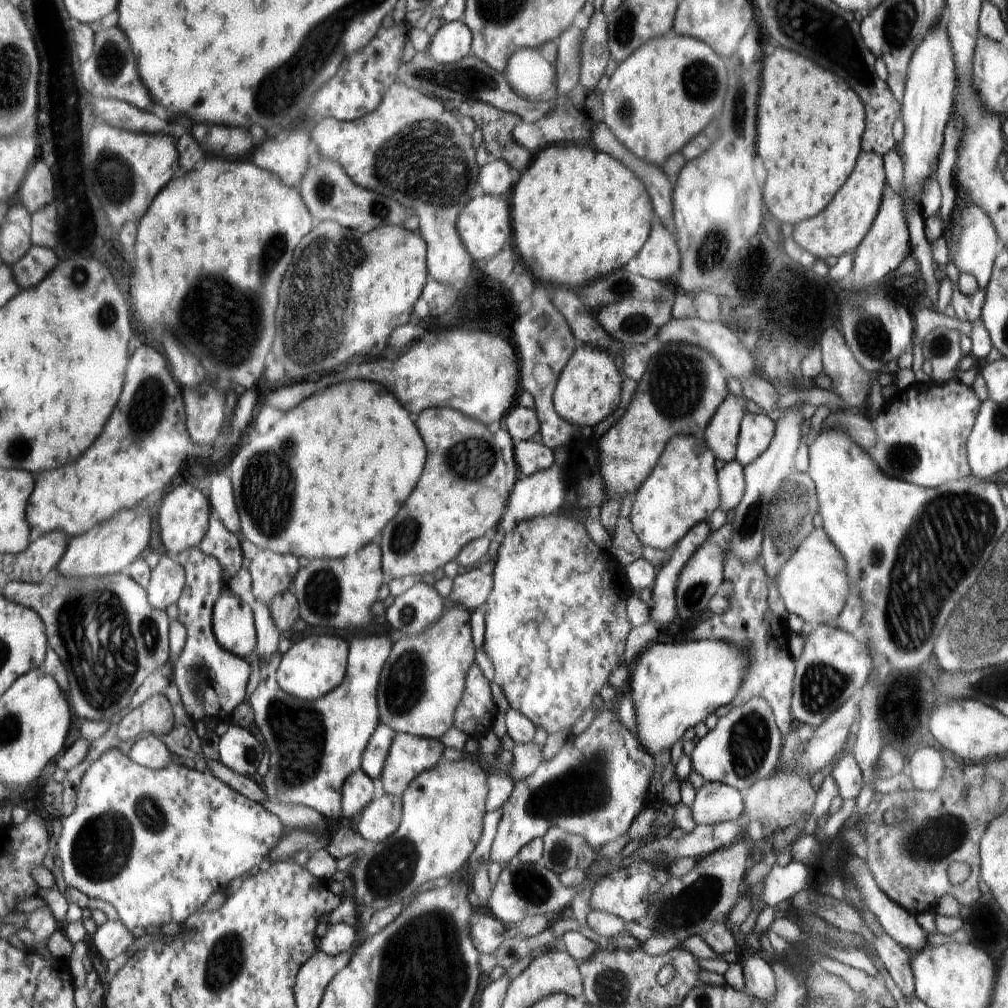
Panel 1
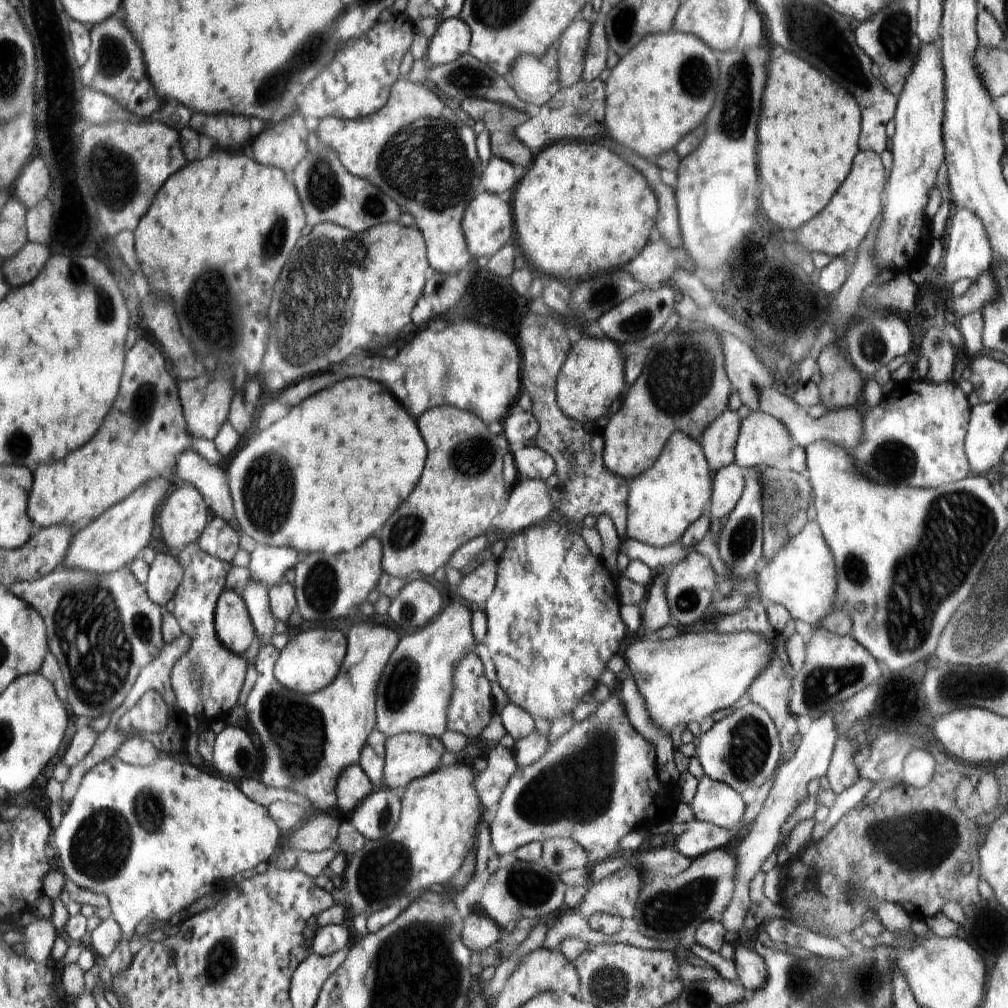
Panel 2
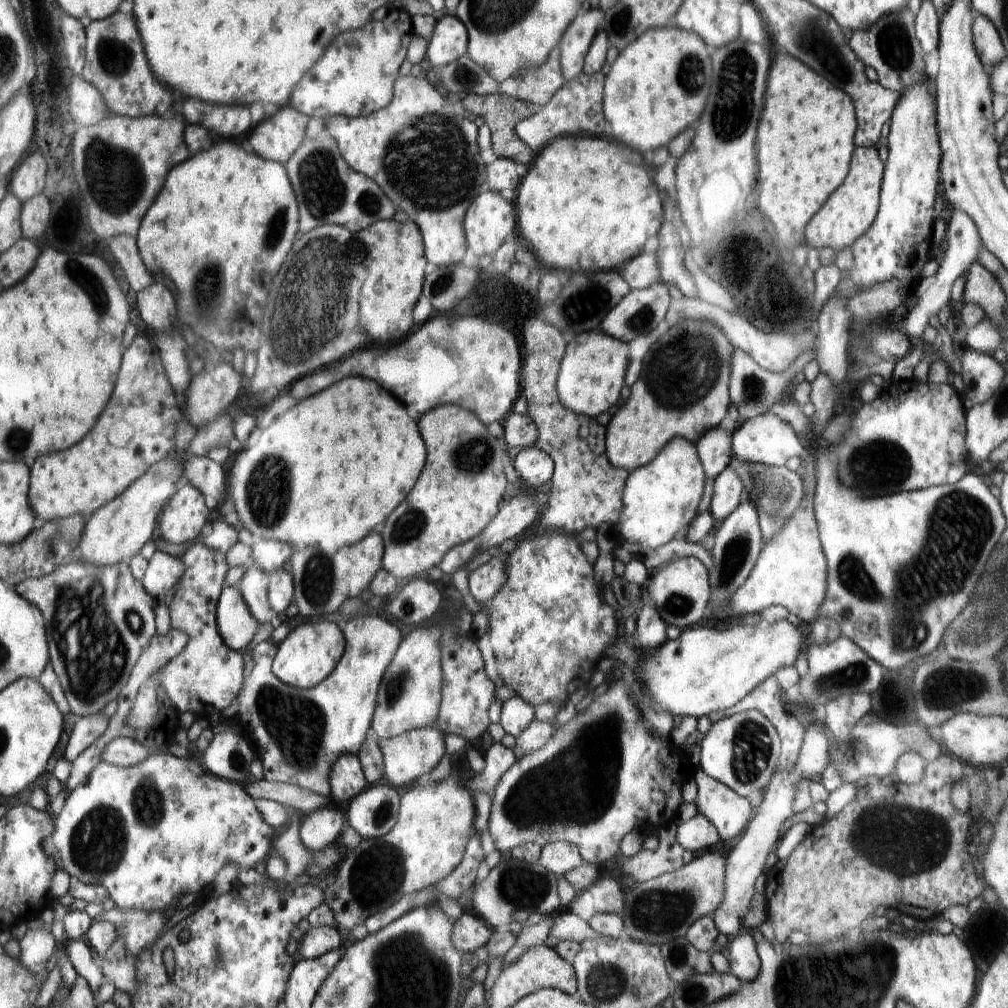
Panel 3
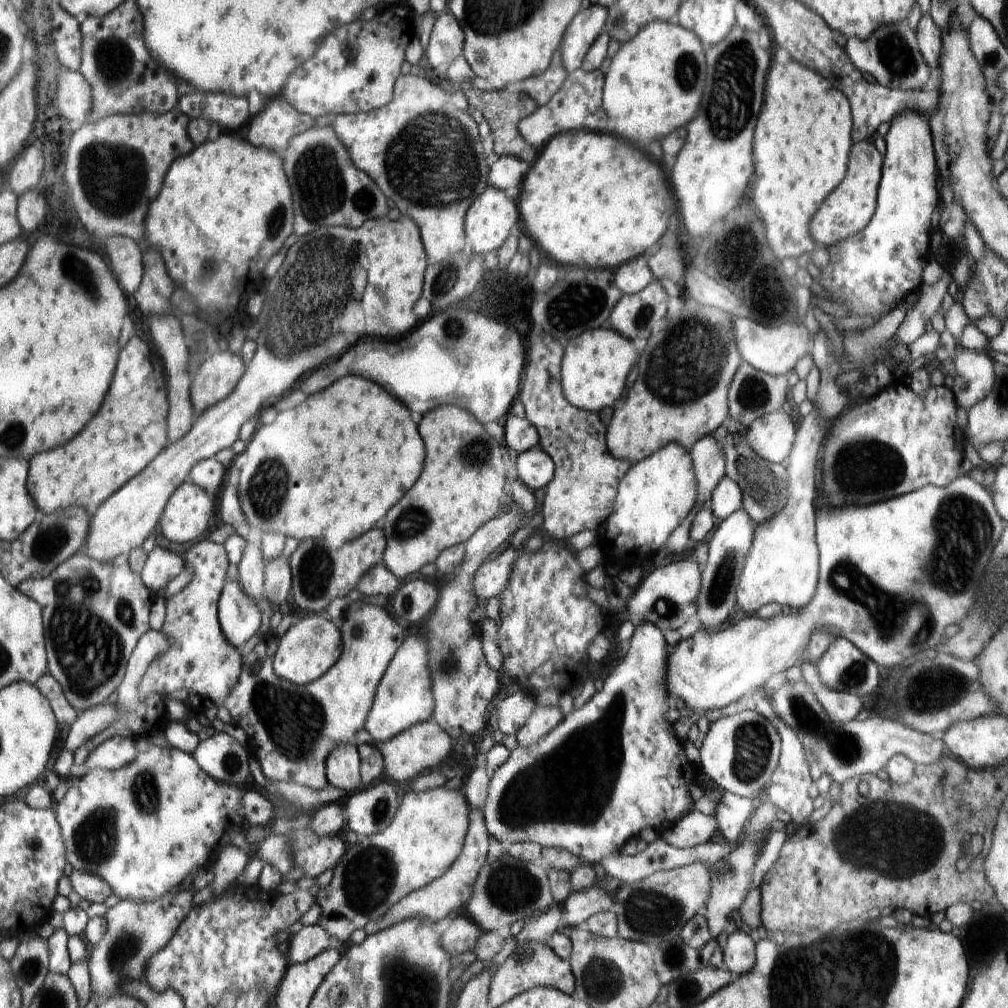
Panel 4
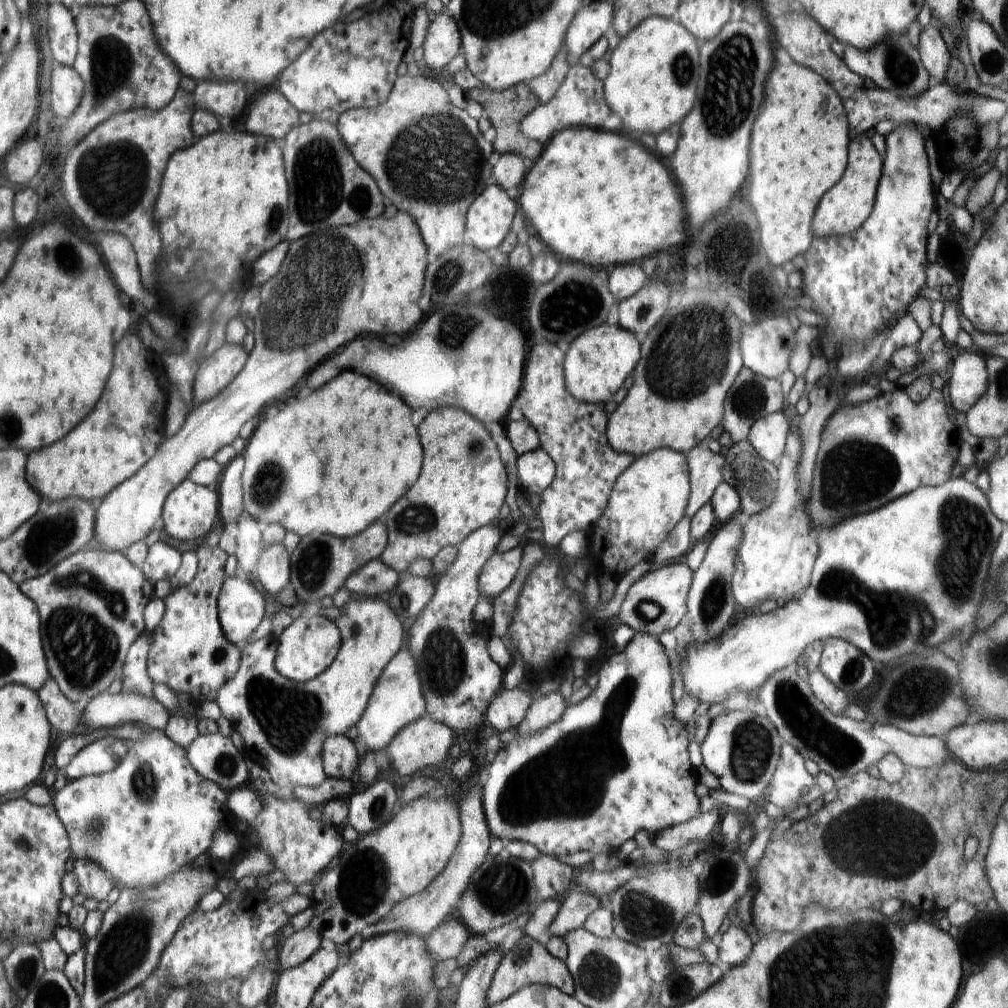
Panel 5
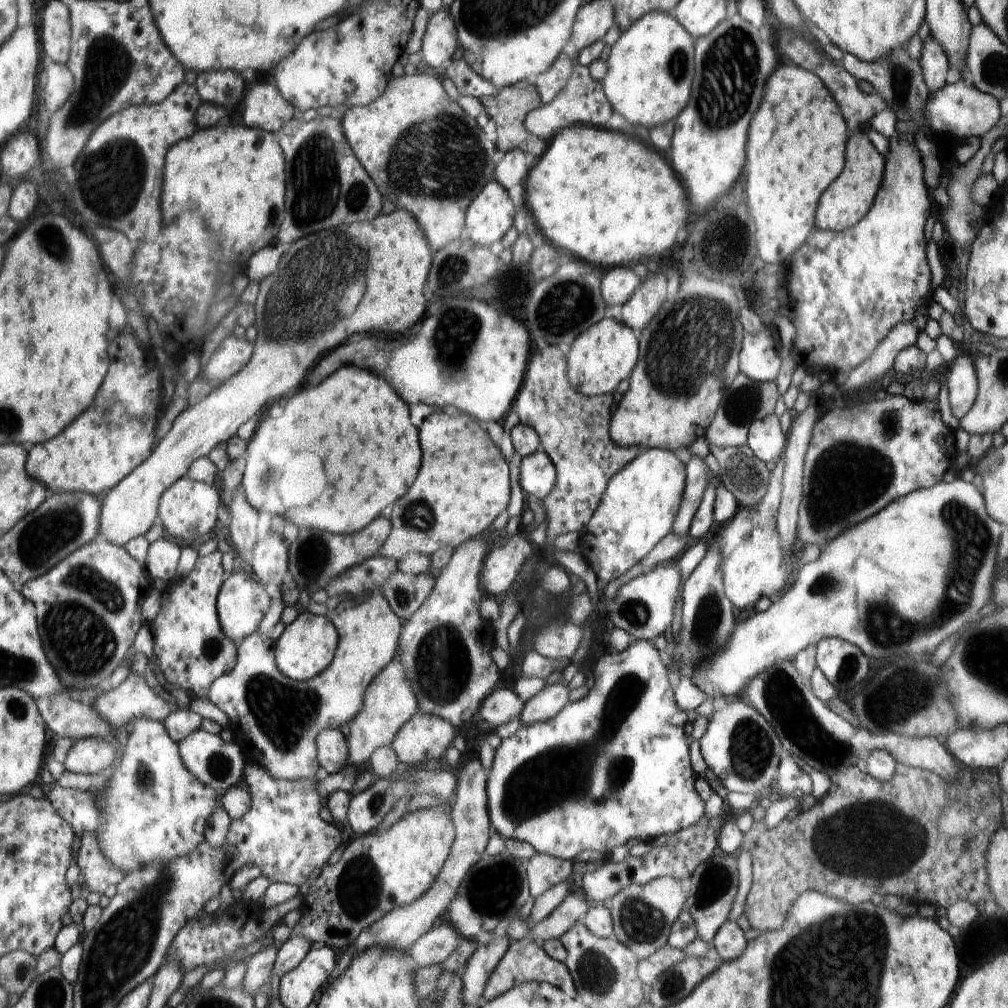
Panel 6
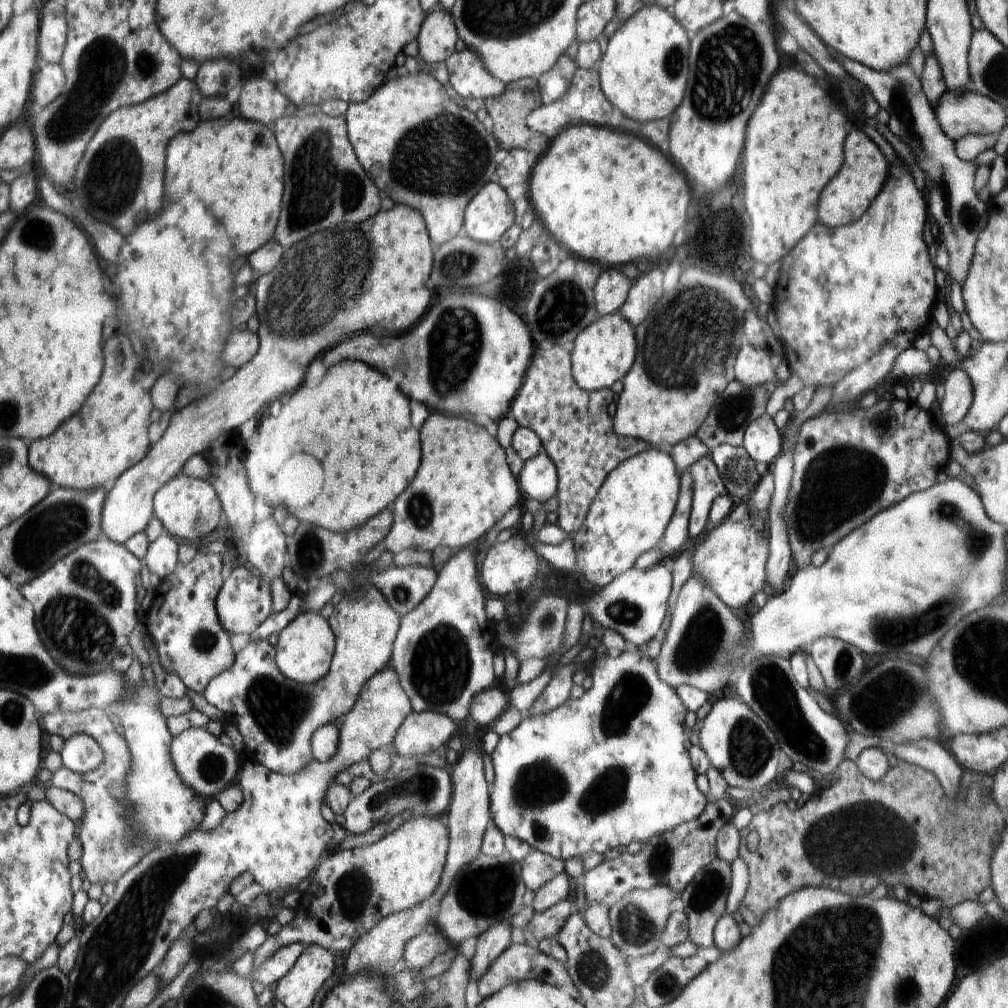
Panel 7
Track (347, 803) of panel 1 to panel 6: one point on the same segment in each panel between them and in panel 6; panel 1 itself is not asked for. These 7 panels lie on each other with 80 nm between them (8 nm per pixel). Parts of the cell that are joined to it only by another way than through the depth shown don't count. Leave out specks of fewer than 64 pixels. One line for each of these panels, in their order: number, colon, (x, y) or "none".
2: (354, 786)
3: (348, 780)
4: (343, 767)
5: (341, 757)
6: (333, 751)

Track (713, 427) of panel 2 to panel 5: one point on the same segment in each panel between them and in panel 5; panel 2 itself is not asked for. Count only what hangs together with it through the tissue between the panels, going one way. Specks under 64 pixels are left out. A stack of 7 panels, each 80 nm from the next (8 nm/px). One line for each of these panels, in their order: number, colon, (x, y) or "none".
3: (714, 448)
4: (708, 457)
5: (705, 467)

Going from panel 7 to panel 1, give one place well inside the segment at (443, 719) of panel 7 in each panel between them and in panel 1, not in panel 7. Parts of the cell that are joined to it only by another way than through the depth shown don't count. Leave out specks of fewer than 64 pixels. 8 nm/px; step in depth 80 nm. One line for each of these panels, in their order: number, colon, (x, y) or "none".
1: (410, 755)
2: (408, 756)
3: (412, 754)
4: (421, 747)
5: (425, 742)
6: (425, 737)

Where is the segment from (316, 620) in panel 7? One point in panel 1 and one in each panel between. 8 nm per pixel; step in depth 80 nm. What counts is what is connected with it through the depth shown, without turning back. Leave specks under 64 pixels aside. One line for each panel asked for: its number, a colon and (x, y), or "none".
1: (311, 668)
2: (309, 662)
3: (310, 653)
4: (309, 648)
5: (307, 646)
6: (306, 647)

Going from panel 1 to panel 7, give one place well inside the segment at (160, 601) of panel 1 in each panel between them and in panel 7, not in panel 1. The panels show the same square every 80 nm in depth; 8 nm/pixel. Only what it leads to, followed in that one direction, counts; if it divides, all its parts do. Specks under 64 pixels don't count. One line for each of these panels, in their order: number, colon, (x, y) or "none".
2: (165, 575)
3: (163, 571)
4: (161, 566)
5: (162, 561)
6: (162, 557)
7: (161, 558)

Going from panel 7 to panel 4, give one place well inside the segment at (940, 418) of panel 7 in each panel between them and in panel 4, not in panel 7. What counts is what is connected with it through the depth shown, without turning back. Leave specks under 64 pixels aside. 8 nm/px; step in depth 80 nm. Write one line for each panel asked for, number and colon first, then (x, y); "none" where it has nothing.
4: (975, 374)
5: (969, 378)
6: (962, 385)

